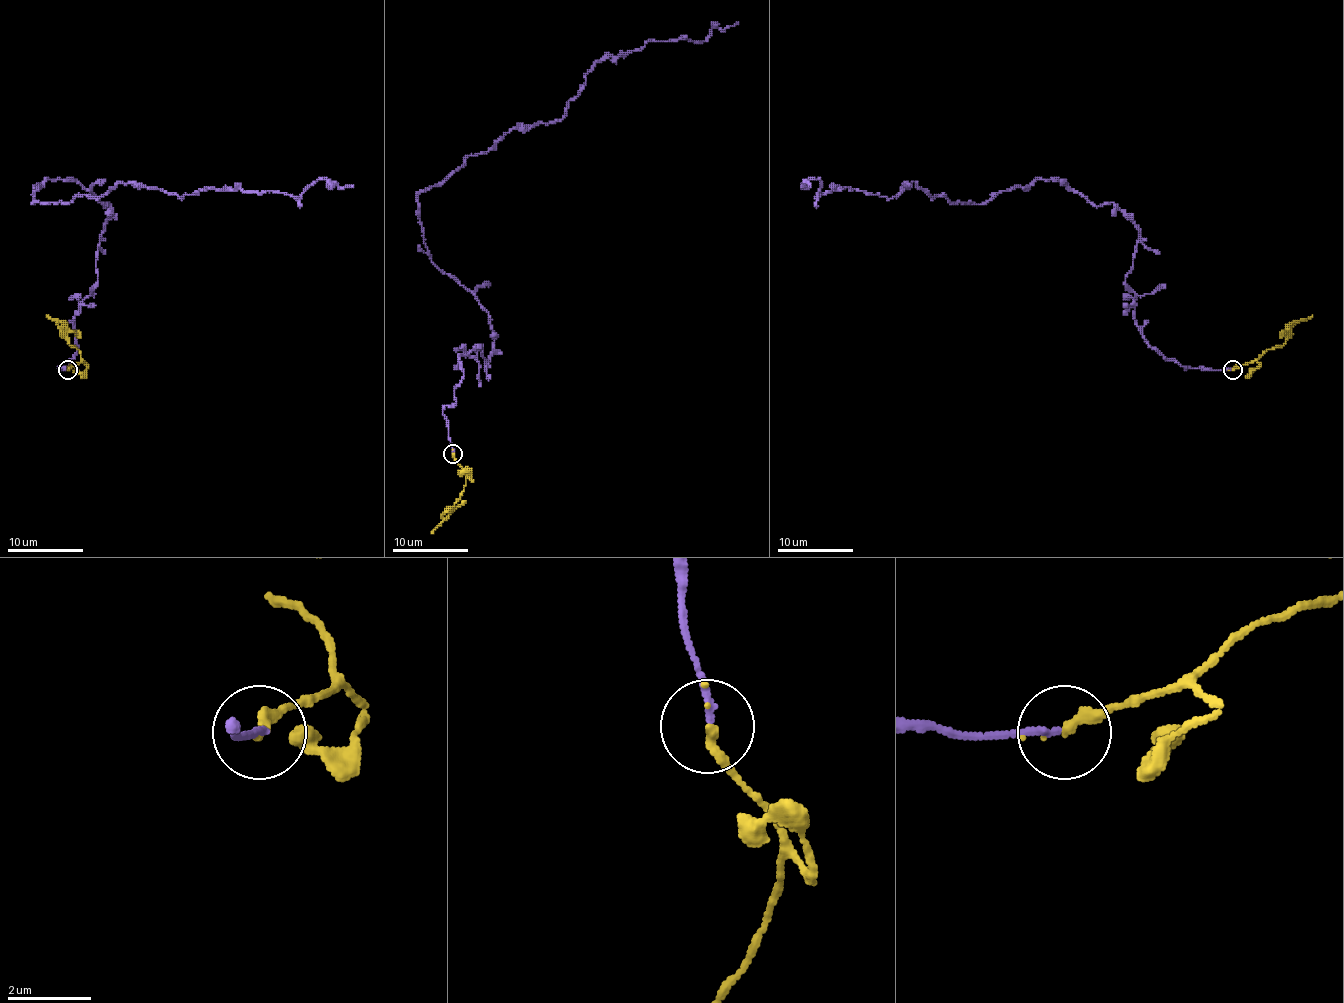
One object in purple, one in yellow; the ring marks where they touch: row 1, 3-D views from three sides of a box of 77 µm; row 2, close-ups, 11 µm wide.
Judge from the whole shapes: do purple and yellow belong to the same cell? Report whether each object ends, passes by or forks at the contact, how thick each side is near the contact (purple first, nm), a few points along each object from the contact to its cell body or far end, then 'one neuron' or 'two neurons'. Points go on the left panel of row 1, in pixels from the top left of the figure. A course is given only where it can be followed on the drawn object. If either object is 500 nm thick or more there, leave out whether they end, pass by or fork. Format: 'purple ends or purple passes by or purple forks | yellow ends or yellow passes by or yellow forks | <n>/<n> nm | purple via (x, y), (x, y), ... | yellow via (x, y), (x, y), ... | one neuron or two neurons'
purple ends | yellow ends | 170/280 nm | purple via (67, 370), (109, 204), (46, 179), (33, 204), (120, 181), (180, 198), (353, 185) | yellow via (67, 370), (80, 360), (80, 353), (73, 347), (58, 320), (46, 315) | one neuron

